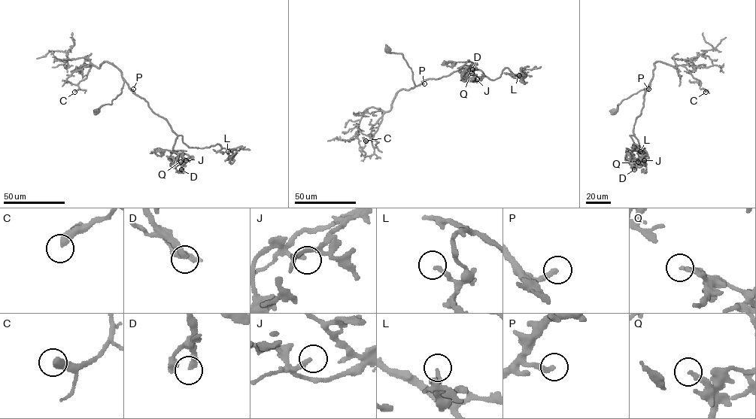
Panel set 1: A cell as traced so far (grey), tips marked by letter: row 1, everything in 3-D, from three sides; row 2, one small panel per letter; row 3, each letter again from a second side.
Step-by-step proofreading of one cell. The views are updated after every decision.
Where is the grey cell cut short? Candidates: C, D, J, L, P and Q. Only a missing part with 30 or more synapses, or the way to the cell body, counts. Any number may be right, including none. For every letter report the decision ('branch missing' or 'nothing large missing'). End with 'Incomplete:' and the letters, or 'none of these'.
C: nothing large missing
D: nothing large missing
J: nothing large missing
L: nothing large missing
P: nothing large missing
Q: nothing large missing
Incomplete: none of these

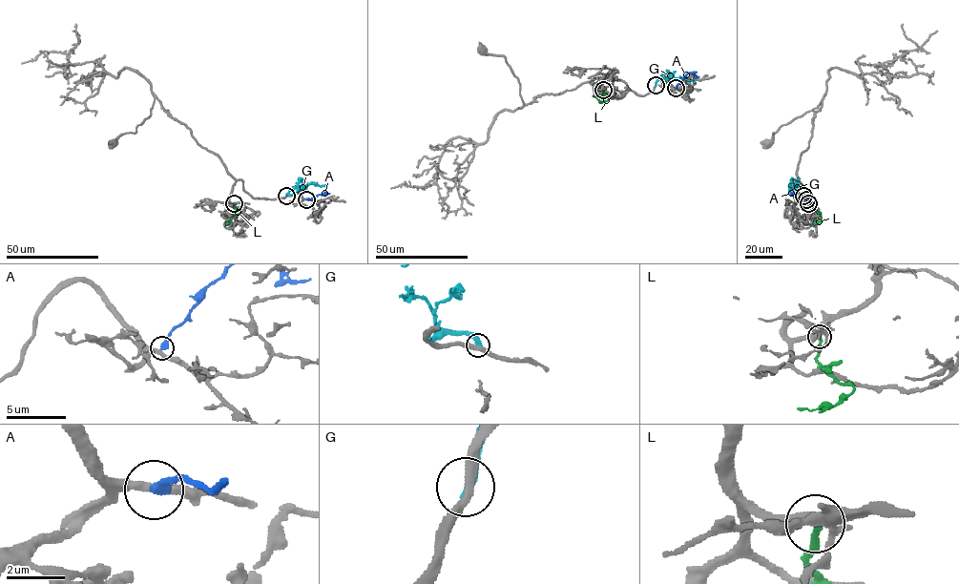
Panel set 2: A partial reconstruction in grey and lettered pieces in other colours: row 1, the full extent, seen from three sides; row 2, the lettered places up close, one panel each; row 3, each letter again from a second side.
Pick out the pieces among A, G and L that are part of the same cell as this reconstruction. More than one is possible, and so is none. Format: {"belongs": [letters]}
{"belongs": ["A"]}

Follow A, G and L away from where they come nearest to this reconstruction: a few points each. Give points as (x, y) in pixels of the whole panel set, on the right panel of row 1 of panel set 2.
A: (806, 199), (797, 198), (791, 193), (795, 193)
G: (803, 196), (796, 194), (797, 183), (801, 184)
L: (808, 203), (820, 215), (821, 219), (817, 223), (813, 222)

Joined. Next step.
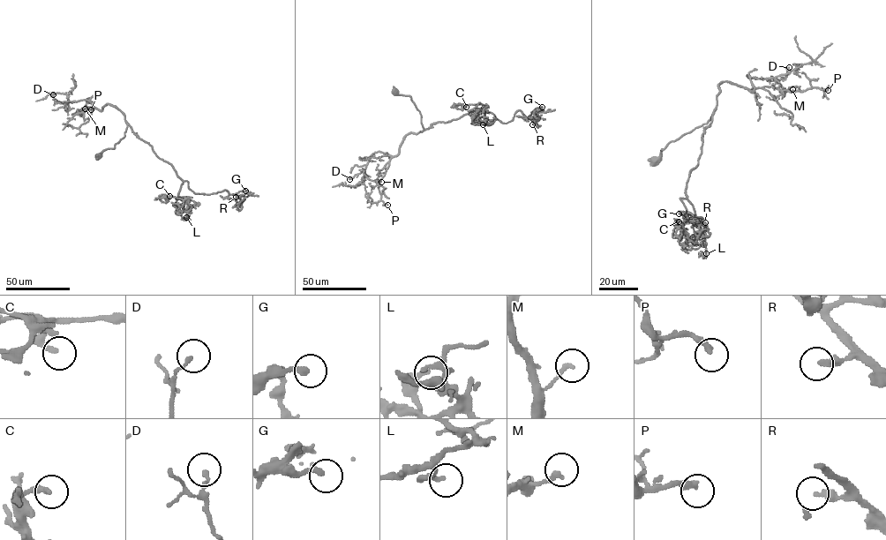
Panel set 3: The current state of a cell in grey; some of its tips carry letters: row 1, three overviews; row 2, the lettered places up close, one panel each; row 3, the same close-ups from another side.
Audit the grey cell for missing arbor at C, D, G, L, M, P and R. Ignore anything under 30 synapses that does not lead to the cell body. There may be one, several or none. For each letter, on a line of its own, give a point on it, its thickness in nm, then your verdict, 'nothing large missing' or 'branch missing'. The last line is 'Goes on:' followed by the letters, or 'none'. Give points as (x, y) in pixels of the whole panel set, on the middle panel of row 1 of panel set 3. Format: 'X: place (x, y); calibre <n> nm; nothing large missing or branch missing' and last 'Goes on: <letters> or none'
C: place (466, 107); calibre 160 nm; nothing large missing
D: place (349, 179); calibre 150 nm; nothing large missing
G: place (542, 107); calibre 240 nm; nothing large missing
L: place (483, 124); calibre 240 nm; nothing large missing
M: place (381, 182); calibre 190 nm; nothing large missing
P: place (387, 205); calibre 280 nm; nothing large missing
R: place (532, 124); calibre 280 nm; nothing large missing
Goes on: none

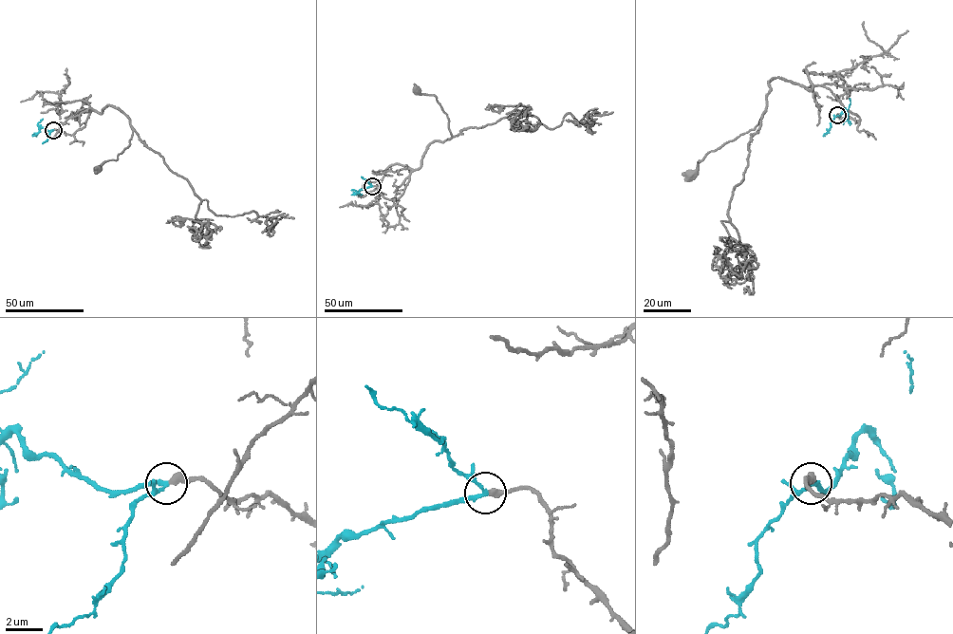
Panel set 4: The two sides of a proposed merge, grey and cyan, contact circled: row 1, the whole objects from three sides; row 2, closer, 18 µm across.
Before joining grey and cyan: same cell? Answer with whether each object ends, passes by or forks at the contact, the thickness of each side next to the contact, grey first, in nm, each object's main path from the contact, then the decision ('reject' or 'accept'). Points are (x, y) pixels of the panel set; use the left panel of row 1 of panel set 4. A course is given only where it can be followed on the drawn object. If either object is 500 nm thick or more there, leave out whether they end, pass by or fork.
grey ends | cyan passes by | 400/200 nm | grey via (53, 130), (72, 135), (84, 126), (90, 110), (119, 108), (133, 130), (130, 145), (116, 160), (97, 168) | cyan via (53, 130), (40, 125), (39, 131), (32, 136) | accept

